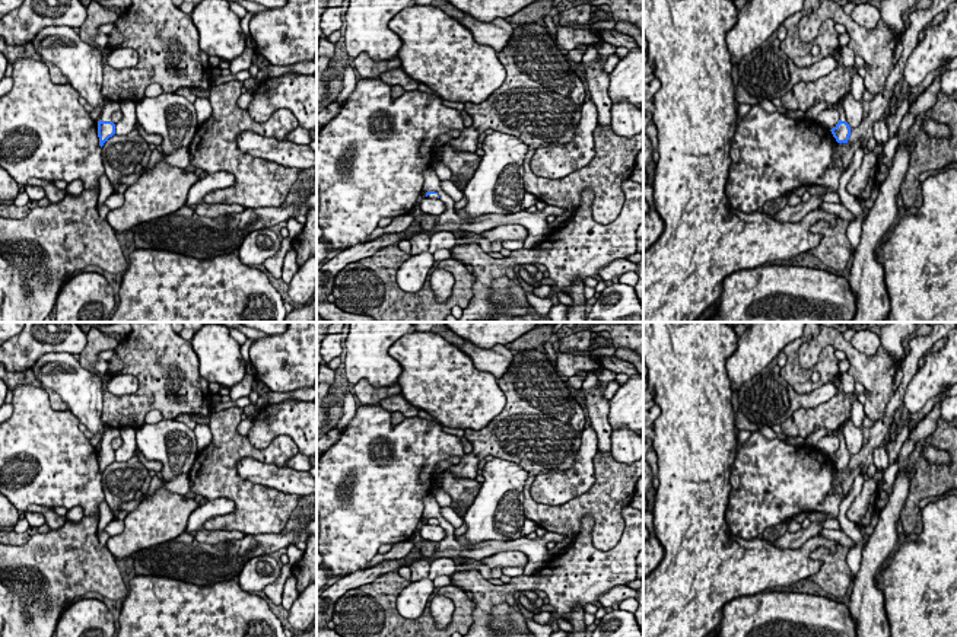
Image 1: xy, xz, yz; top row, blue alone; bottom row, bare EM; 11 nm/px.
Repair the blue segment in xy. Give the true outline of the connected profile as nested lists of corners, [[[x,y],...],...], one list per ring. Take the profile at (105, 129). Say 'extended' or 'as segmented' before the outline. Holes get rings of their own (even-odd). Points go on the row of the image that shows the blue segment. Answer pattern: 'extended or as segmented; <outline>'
extended; [[[106,101],[105,106],[102,108],[101,120],[98,121],[98,137],[101,147],[115,134],[115,124],[111,121],[111,115],[115,111],[120,111],[120,102]]]

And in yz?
extended; [[[842,103],[836,108],[829,108],[829,109],[836,109],[839,112],[839,121],[830,130],[833,137],[836,138],[837,143],[848,143],[849,136],[851,136],[851,127],[846,122],[845,109],[843,109]]]

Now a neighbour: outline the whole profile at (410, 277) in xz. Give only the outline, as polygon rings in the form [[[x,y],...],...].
[[[429,251],[410,255],[397,271],[397,284],[400,289],[407,293],[420,292],[433,262],[433,254]]]

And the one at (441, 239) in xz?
[[[436,232],[430,236],[429,252],[435,254],[439,249],[452,251],[458,245],[457,235],[452,232]]]

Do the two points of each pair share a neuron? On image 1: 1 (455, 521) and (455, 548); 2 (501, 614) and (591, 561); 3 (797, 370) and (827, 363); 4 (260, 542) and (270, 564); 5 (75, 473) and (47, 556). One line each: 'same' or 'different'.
1: different
2: different
3: same
4: different
5: different

